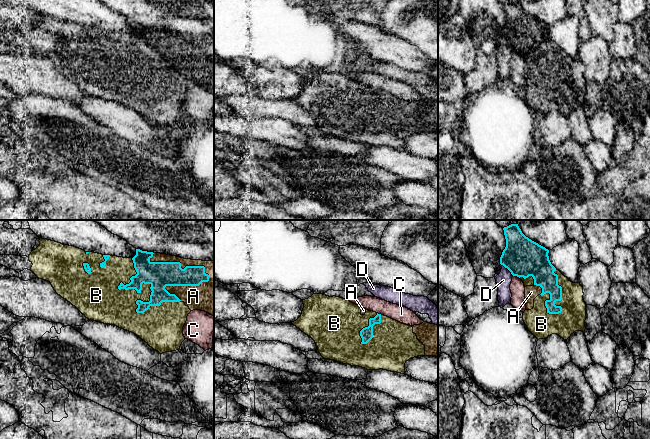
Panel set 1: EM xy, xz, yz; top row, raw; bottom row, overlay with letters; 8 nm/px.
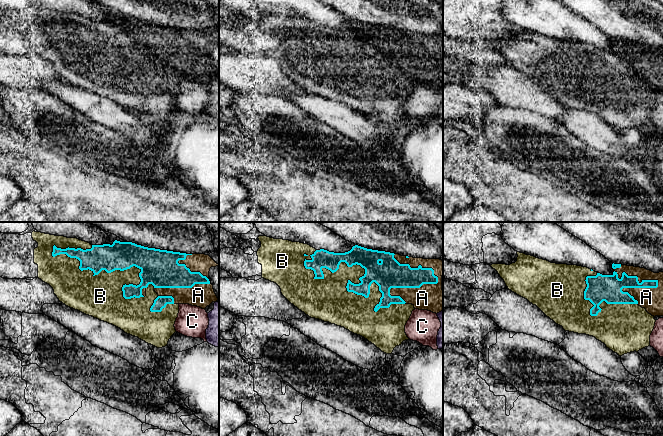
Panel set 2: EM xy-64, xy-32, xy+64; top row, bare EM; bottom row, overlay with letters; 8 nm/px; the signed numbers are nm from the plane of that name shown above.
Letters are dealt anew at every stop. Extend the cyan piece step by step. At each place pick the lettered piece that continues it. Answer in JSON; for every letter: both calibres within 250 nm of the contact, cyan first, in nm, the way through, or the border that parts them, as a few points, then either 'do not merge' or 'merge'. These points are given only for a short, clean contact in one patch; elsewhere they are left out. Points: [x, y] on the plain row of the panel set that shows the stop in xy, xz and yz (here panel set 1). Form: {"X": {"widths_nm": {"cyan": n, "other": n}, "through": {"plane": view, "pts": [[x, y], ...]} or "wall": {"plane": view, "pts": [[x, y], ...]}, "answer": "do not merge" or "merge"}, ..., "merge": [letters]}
{"A": {"widths_nm": {"cyan": 200, "other": 160}, "answer": "merge"}, "B": {"widths_nm": {"cyan": 200, "other": 200}, "answer": "do not merge"}, "C": {"widths_nm": {"cyan": 300, "other": 120}, "answer": "do not merge"}, "D": {"widths_nm": {"cyan": 300, "other": 120}, "wall": {"plane": "yz", "pts": [[502, 40], [513, 51]]}, "answer": "do not merge"}, "merge": ["A"]}

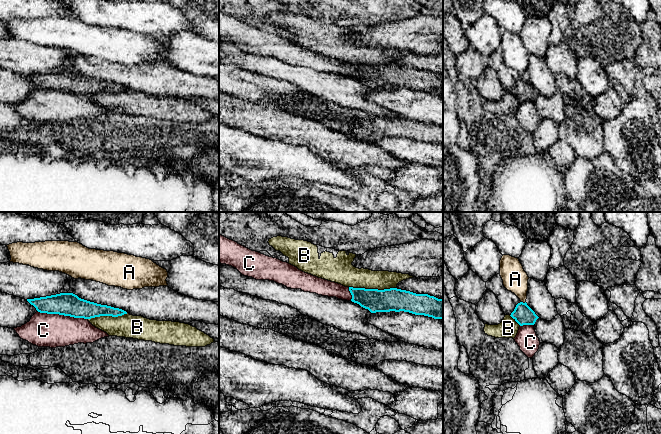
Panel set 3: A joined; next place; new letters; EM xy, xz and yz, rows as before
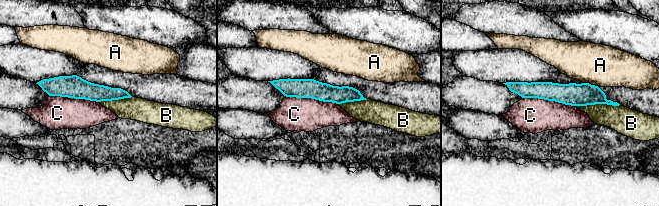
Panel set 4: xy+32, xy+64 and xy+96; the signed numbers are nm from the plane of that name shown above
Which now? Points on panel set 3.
{"A": {"widths_nm": {"cyan": 160, "other": 200}, "answer": "do not merge"}, "B": {"widths_nm": {"cyan": 190, "other": 180}, "answer": "do not merge"}, "C": {"widths_nm": {"cyan": 190, "other": 280}, "answer": "do not merge"}, "merge": []}

